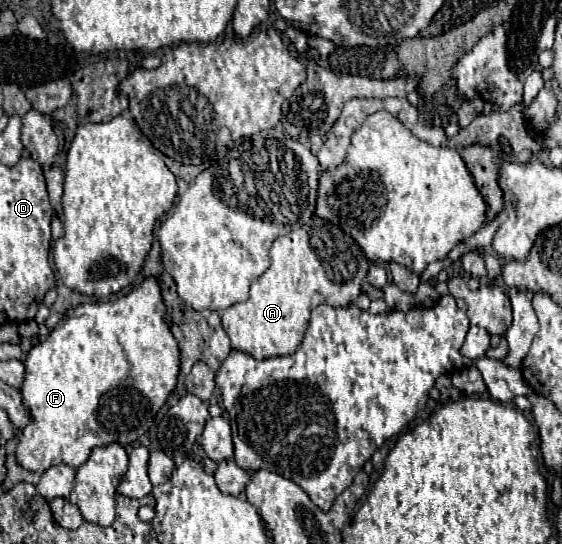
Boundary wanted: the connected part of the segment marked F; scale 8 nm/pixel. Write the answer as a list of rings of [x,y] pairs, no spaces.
[[[154,276],[144,278],[140,288],[114,302],[80,304],[64,314],[58,328],[34,346],[26,358],[26,376],[22,400],[30,412],[30,424],[22,430],[16,446],[16,460],[32,472],[44,472],[54,464],[80,468],[90,450],[118,442],[122,446],[138,440],[152,424],[156,412],[164,406],[180,374],[178,340],[166,324],[166,306]]]

